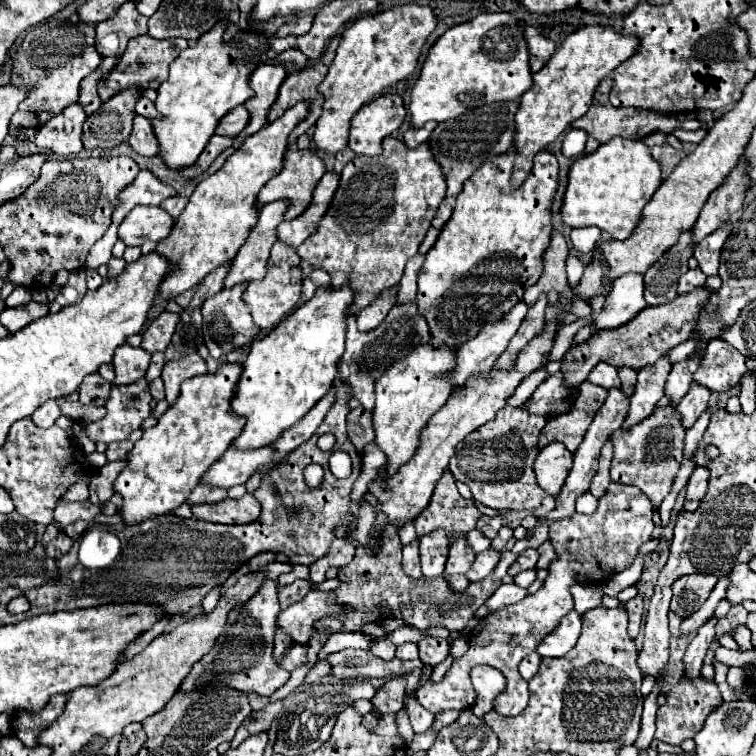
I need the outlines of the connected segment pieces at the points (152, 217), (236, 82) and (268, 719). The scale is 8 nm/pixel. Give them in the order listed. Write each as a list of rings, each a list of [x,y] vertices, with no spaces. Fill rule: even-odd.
[[[137,206],[121,222],[117,236],[127,246],[145,246],[163,240],[173,226],[173,218],[155,206]]]
[[[225,22],[201,36],[195,46],[185,48],[169,68],[169,78],[157,88],[155,108],[161,118],[149,120],[159,142],[159,158],[169,170],[193,166],[205,144],[215,132],[217,122],[235,106],[253,96],[247,80],[261,64],[259,56],[267,50],[267,38],[253,34],[239,34],[233,42],[223,42]],[[249,58],[249,62],[247,62]]]
[[[283,700],[273,702],[273,704],[269,702],[263,710],[259,710],[259,712],[251,712],[251,714],[245,718],[245,724],[241,724],[241,728],[237,728],[237,732],[235,732],[233,740],[231,740],[231,746],[237,748],[245,738],[269,730],[271,722],[273,722],[275,716],[281,712],[281,708],[283,708]]]

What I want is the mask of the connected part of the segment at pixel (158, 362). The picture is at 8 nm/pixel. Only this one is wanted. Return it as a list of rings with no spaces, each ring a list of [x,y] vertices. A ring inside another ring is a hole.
[[[161,352],[153,354],[153,358],[151,358],[151,364],[149,364],[149,370],[147,370],[147,376],[145,376],[145,380],[149,380],[149,384],[161,376],[163,362],[165,362],[165,356],[163,356]]]

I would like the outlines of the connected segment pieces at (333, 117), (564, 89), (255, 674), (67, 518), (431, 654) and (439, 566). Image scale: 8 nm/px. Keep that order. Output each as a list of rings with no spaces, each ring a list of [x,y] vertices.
[[[397,6],[379,14],[369,14],[355,20],[341,36],[335,60],[329,66],[329,74],[319,84],[323,94],[323,114],[315,124],[313,142],[319,150],[337,154],[347,146],[349,120],[363,106],[369,104],[379,92],[391,84],[405,80],[413,74],[421,48],[427,36],[435,28],[435,16],[429,6]]]
[[[589,24],[569,34],[563,46],[551,56],[551,60],[533,74],[533,86],[519,98],[519,108],[515,114],[515,168],[511,174],[511,188],[527,178],[529,168],[533,166],[533,156],[545,150],[575,118],[583,116],[593,100],[593,92],[599,82],[609,76],[623,60],[633,56],[637,50],[635,36],[623,36],[613,26]]]
[[[263,580],[259,592],[247,604],[241,604],[241,608],[233,608],[233,612],[229,612],[225,632],[217,638],[215,648],[211,648],[211,652],[205,654],[191,668],[191,676],[185,678],[185,682],[181,682],[179,692],[193,692],[193,688],[201,688],[201,684],[221,680],[221,684],[229,684],[229,688],[237,688],[245,694],[255,692],[259,696],[271,696],[279,686],[287,682],[289,672],[279,668],[271,656],[277,616],[281,612],[277,590],[277,580]]]
[[[59,500],[57,508],[53,512],[53,522],[57,522],[61,528],[77,522],[77,520],[85,520],[89,524],[93,524],[93,518],[101,512],[101,506],[93,506],[91,502],[67,502],[67,500]]]
[[[425,630],[421,640],[419,640],[419,658],[421,658],[421,662],[435,666],[435,664],[443,662],[447,658],[447,654],[449,654],[447,638],[429,636],[427,630]]]
[[[435,530],[419,538],[419,552],[421,552],[421,568],[427,578],[441,576],[449,552],[449,540],[445,532]]]

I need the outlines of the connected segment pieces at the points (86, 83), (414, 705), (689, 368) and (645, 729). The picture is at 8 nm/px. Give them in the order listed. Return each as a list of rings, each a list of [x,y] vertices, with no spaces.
[[[117,58],[101,60],[101,66],[81,82],[81,92],[79,92],[77,104],[81,104],[81,106],[85,108],[85,114],[87,114],[87,116],[91,116],[91,114],[101,106],[101,100],[99,100],[99,96],[97,96],[97,82],[107,76],[107,72],[113,68],[115,60],[117,60]]]
[[[413,696],[407,698],[407,712],[409,712],[409,720],[411,720],[411,726],[417,734],[425,732],[431,724],[433,724],[433,714],[429,710],[425,710]]]
[[[689,356],[685,360],[679,360],[673,364],[673,370],[667,378],[667,386],[665,386],[665,394],[671,396],[671,406],[677,406],[679,400],[687,394],[691,382],[693,382],[693,374],[699,366],[699,360],[689,360]]]
[[[655,684],[653,692],[645,698],[645,708],[643,708],[643,720],[641,720],[641,732],[639,738],[635,740],[635,744],[641,744],[641,748],[649,748],[653,734],[655,734],[655,712],[659,706],[655,706],[655,698],[659,694],[659,688]]]

